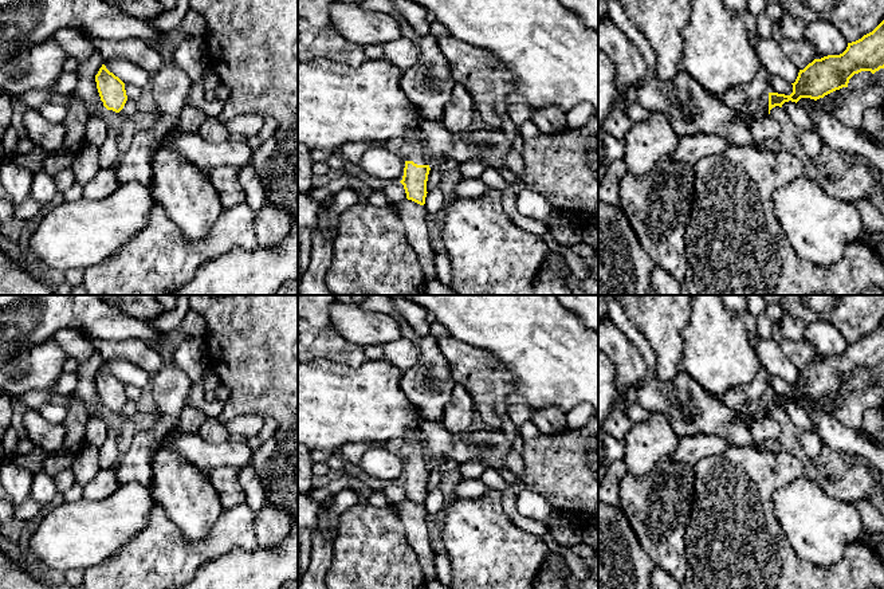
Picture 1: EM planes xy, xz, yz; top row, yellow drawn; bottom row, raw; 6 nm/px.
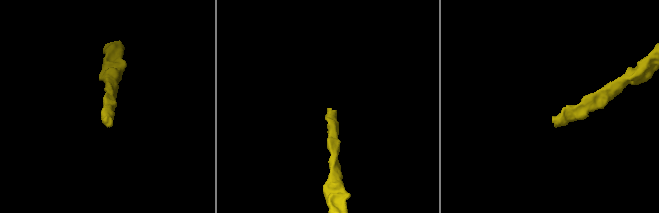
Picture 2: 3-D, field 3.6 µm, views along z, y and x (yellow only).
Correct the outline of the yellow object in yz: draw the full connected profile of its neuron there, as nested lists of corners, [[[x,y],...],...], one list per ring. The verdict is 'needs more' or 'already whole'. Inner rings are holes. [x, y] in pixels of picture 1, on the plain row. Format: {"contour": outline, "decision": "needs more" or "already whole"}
{"contour": [[[884,321],[861,339],[848,343],[840,356],[828,356],[814,360],[799,370],[790,396],[769,393],[761,403],[740,408],[738,417],[747,424],[770,415],[775,407],[785,403],[798,403],[801,398],[820,400],[825,396],[848,388],[849,380],[861,372],[875,374],[884,369]]], "decision": "needs more"}

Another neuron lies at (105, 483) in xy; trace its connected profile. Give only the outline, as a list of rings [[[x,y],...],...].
[[[114,468],[99,470],[95,476],[83,486],[83,498],[103,499],[119,488]]]

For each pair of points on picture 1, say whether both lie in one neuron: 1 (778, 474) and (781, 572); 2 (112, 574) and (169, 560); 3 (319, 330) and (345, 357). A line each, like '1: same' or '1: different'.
1: same
2: same
3: same

